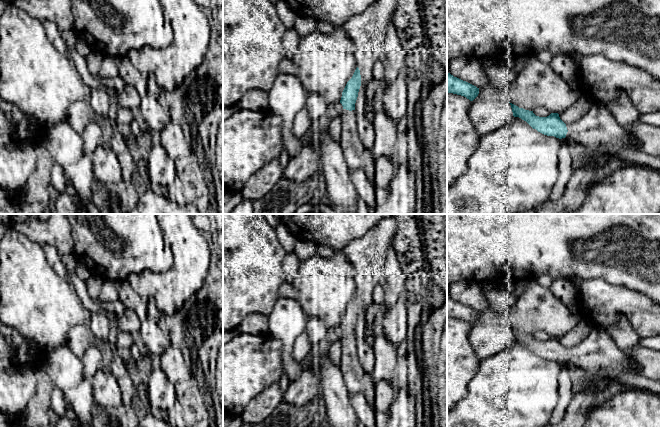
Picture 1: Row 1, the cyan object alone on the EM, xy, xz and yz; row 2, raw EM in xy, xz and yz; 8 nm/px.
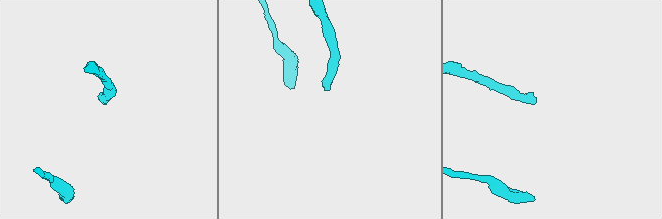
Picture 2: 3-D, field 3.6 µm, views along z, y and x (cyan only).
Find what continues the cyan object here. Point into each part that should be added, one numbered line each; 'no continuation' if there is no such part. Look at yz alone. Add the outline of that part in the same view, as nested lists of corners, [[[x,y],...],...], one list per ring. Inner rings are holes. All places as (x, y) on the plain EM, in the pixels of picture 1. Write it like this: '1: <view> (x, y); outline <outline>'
1: yz (602, 359); outline [[[594,326],[580,345],[567,348],[566,362],[584,369],[589,379],[617,386],[617,376],[633,373],[637,365],[613,341],[606,329]]]

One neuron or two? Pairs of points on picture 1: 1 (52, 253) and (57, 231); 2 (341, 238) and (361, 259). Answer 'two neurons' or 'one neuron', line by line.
1: two neurons
2: two neurons

